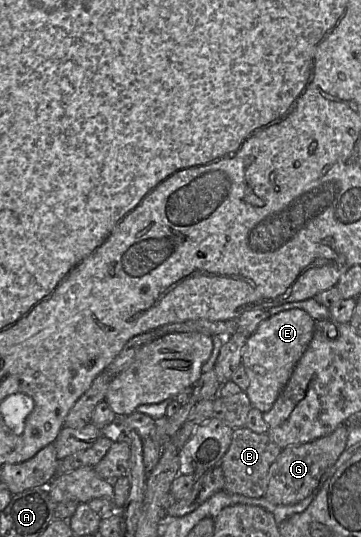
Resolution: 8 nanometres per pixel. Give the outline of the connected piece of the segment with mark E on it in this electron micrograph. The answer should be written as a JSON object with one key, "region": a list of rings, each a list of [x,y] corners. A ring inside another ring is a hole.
{"region":[[[303,309],[285,310],[259,323],[243,347],[242,364],[249,379],[246,394],[253,408],[269,411],[289,381],[314,333],[315,320]]]}

